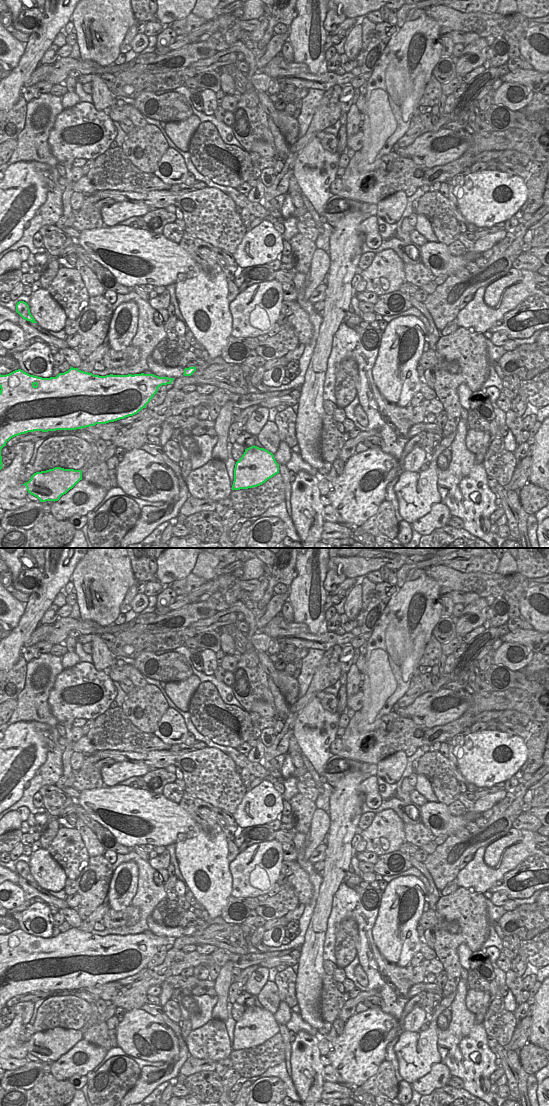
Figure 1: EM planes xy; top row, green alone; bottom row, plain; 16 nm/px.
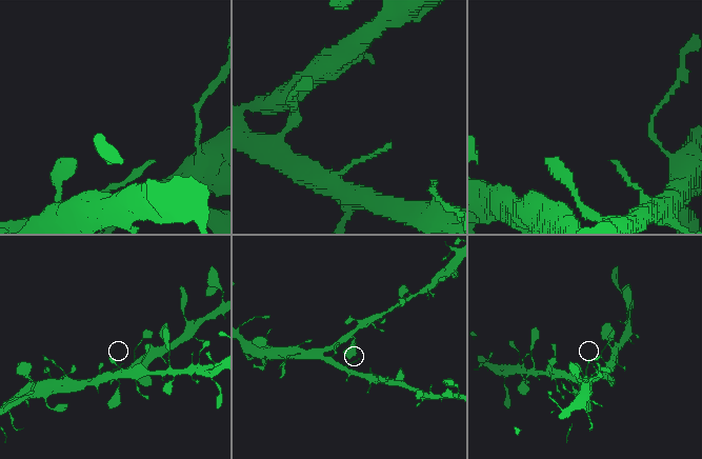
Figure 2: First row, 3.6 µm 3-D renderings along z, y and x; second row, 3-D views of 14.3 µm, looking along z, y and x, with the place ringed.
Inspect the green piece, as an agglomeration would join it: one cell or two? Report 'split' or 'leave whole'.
leave whole

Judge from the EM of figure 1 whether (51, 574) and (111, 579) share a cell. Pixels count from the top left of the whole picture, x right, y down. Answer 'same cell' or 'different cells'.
different cells

